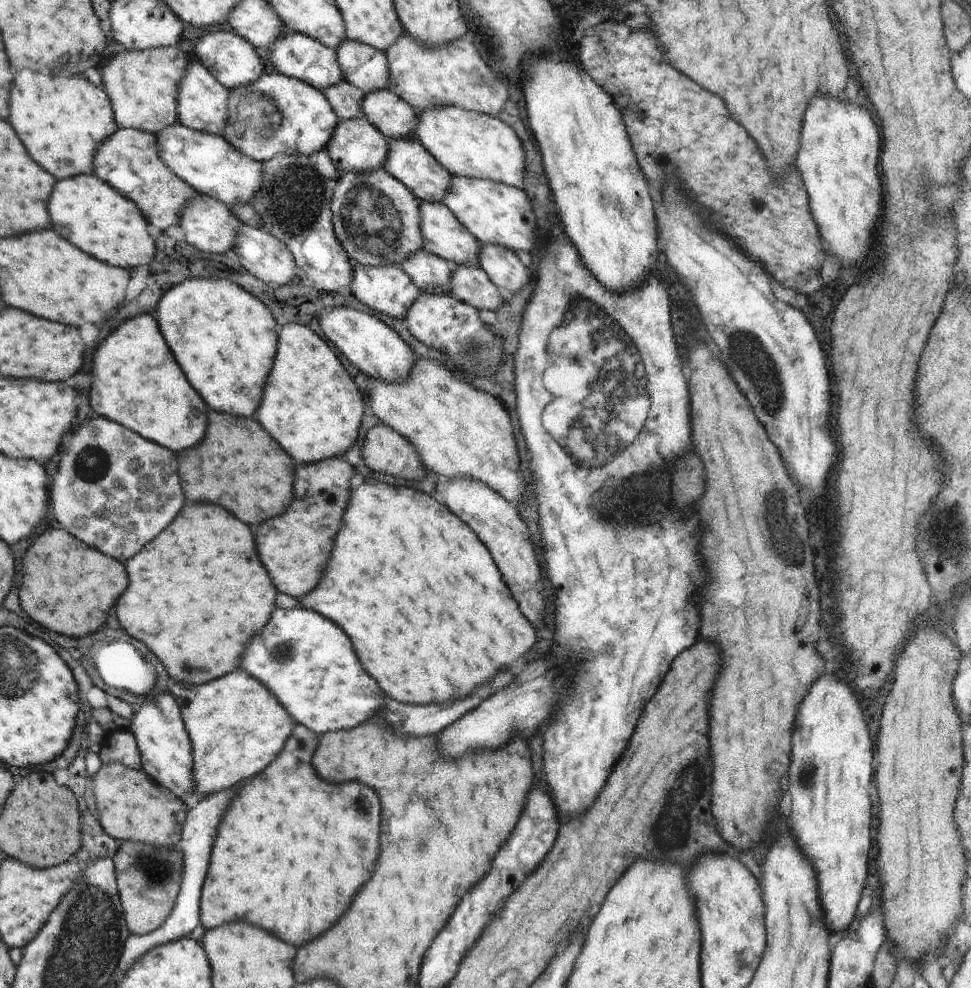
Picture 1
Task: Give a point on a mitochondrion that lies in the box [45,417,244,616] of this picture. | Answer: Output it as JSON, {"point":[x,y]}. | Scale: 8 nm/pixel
{"point":[91,462]}

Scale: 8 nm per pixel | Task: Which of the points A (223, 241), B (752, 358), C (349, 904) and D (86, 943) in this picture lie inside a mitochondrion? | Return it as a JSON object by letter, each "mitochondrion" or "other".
{"A":"other","B":"mitochondrion","C":"other","D":"mitochondrion"}

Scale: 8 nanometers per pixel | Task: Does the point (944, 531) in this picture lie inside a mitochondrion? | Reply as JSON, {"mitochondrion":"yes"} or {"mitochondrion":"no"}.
{"mitochondrion":"yes"}

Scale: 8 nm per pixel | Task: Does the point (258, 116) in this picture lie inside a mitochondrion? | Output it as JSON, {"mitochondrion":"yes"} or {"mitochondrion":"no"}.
{"mitochondrion":"yes"}

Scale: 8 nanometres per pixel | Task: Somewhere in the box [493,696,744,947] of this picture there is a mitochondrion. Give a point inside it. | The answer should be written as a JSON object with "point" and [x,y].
{"point":[695,773]}

